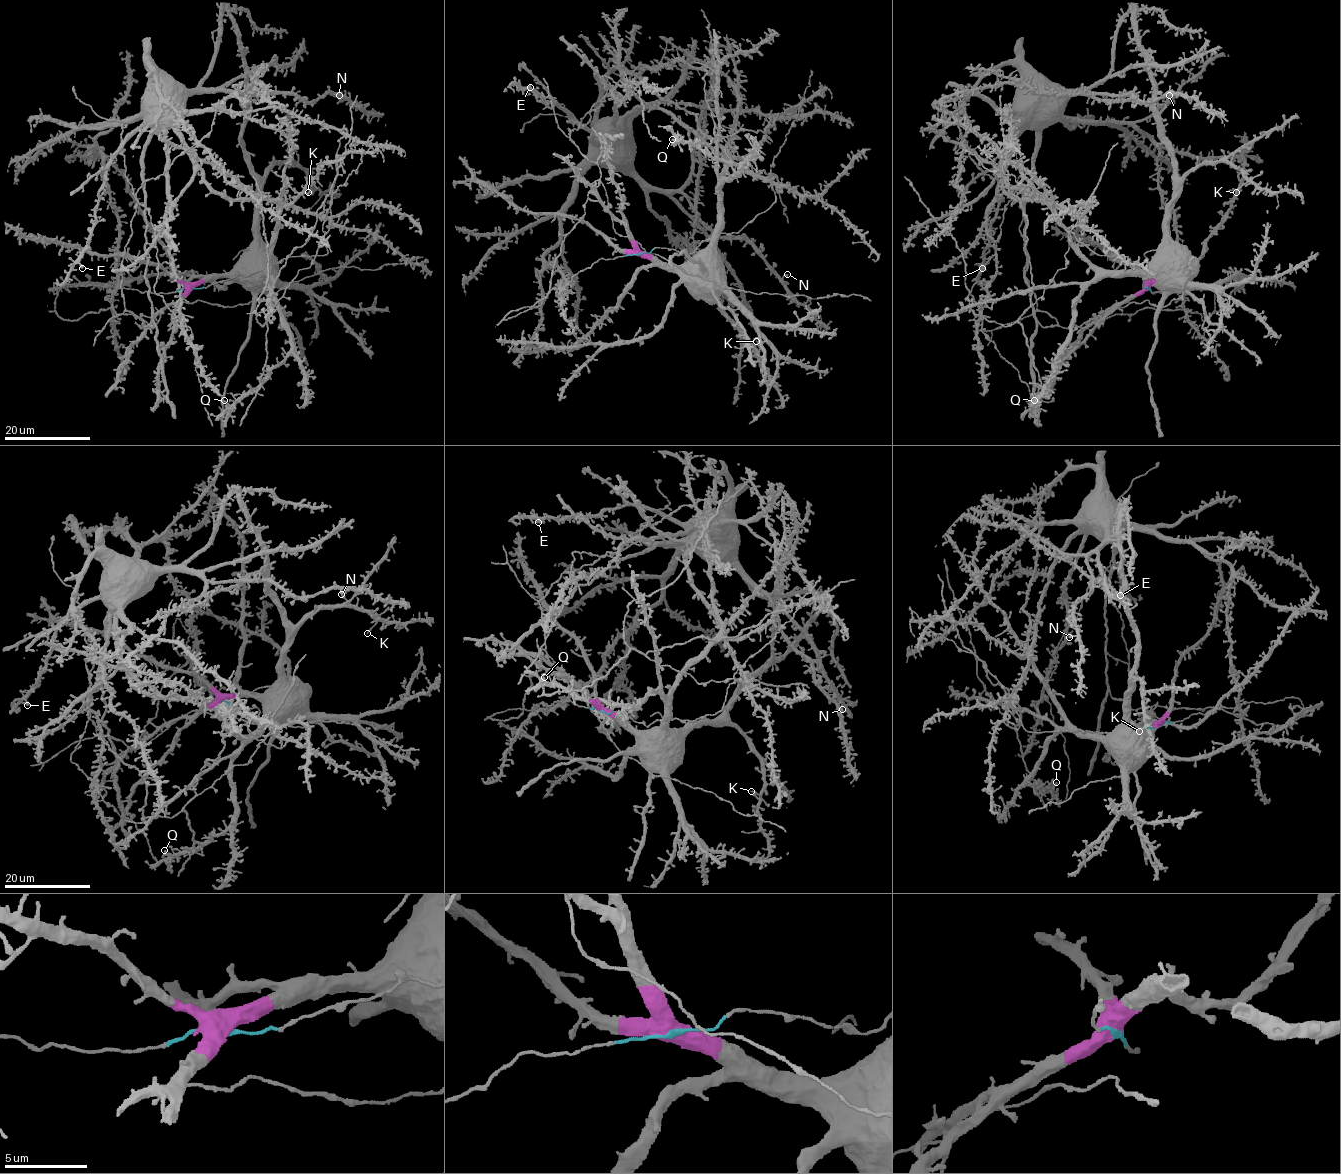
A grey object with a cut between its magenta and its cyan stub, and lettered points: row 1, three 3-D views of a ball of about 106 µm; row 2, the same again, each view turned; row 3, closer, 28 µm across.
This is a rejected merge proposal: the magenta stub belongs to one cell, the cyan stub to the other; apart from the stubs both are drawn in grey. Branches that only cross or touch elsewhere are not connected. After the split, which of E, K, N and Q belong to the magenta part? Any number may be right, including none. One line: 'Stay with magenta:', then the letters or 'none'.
Stay with magenta: K, Q

